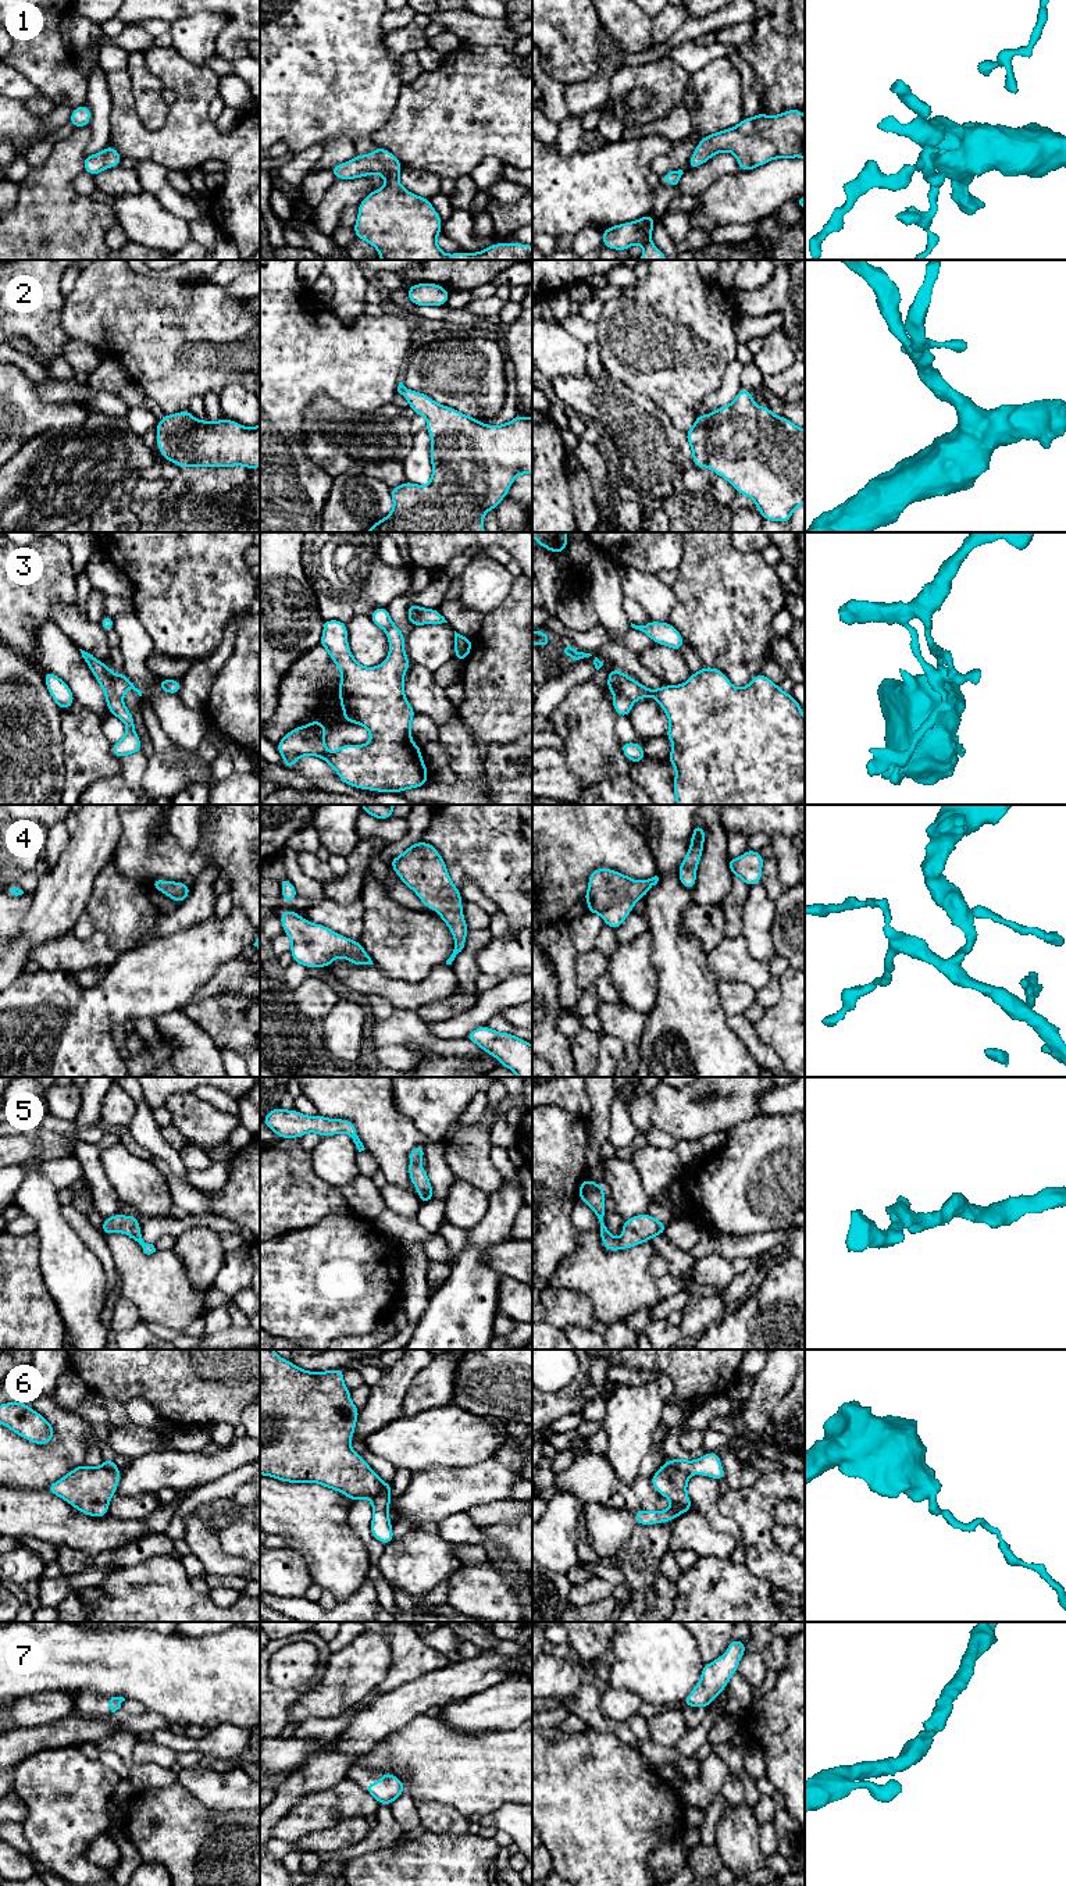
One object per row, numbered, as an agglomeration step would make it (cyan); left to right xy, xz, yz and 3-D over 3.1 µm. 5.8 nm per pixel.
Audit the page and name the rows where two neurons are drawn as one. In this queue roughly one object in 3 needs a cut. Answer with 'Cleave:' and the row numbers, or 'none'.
Cleave: 3, 6

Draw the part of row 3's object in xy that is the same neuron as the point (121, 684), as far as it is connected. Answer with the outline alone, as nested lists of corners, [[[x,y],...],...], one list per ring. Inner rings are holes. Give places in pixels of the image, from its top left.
[[[122,673],[117,674],[115,681],[114,681],[114,691],[115,691],[117,696],[120,699],[122,699],[128,689],[133,689],[138,692],[139,696],[142,696],[142,691],[138,689],[125,674],[122,674]]]

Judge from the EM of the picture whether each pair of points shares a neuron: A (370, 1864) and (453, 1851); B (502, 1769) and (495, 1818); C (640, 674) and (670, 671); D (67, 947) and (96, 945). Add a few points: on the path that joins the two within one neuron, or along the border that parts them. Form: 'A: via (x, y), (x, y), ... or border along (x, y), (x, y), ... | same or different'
A: via (391, 1864), (432, 1864) | same
B: border along (517, 1803), (505, 1803), (480, 1818) | different
C: border along (637, 653), (637, 659), (665, 684) | different
D: via (74, 947), (89, 947) | same

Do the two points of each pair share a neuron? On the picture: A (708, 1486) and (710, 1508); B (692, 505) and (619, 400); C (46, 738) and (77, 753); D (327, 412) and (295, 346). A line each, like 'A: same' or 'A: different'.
A: same
B: different
C: different
D: different

